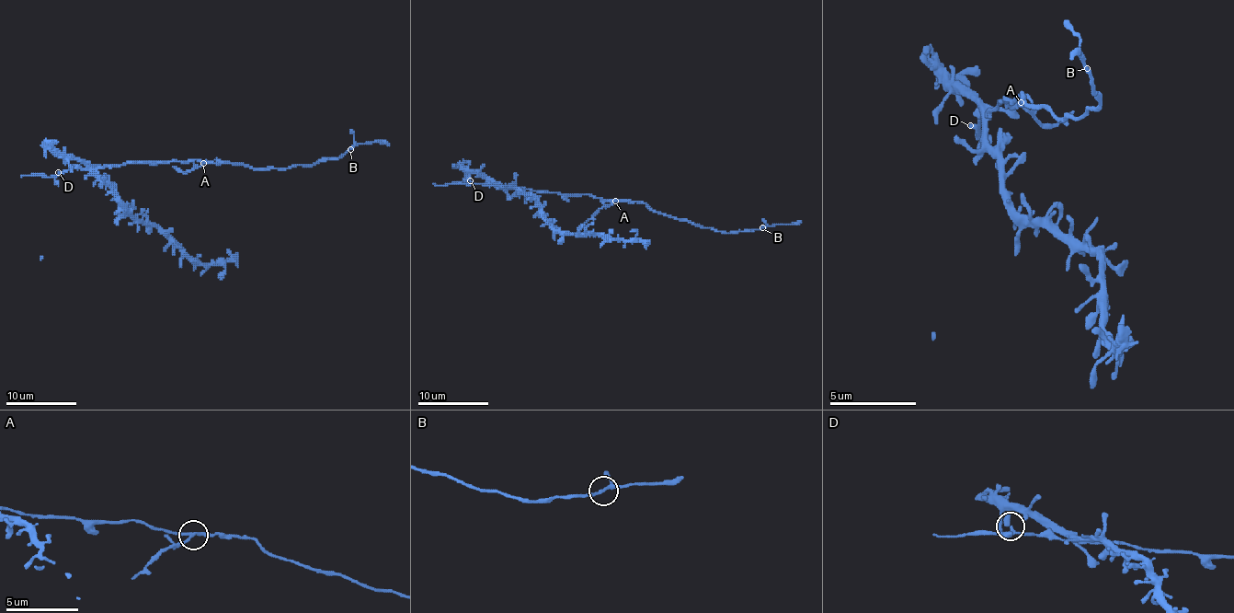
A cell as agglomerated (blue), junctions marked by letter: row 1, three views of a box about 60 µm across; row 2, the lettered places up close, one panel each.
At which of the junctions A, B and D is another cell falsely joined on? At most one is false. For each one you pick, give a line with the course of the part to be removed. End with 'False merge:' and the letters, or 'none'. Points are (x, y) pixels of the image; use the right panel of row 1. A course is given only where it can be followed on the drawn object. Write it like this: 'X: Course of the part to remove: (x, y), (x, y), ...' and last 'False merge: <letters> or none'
A: Course of the part to remove: (1022, 103), (1044, 125), (1074, 112)
False merge: A

